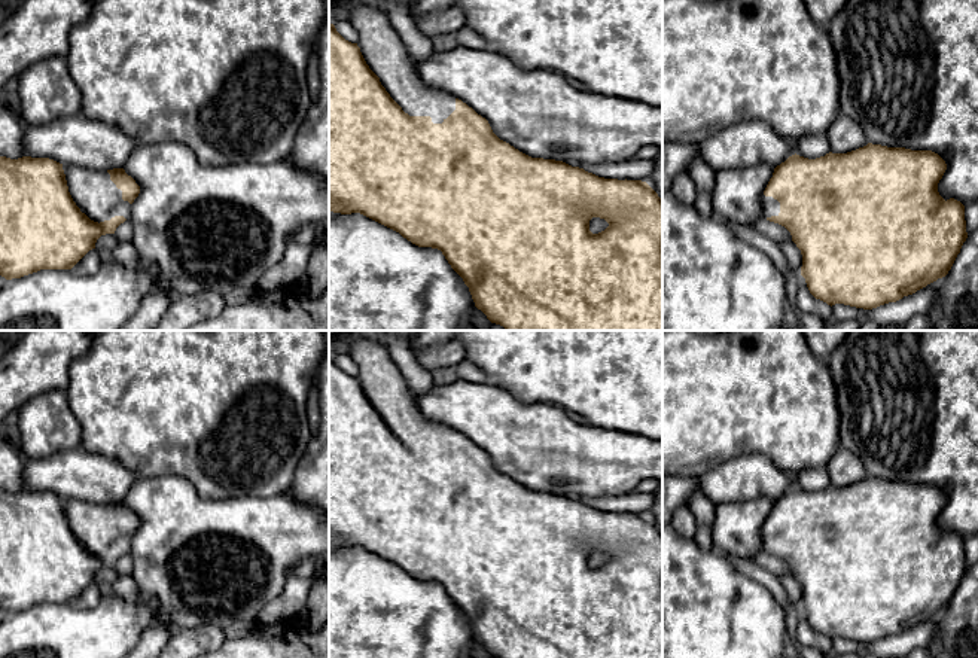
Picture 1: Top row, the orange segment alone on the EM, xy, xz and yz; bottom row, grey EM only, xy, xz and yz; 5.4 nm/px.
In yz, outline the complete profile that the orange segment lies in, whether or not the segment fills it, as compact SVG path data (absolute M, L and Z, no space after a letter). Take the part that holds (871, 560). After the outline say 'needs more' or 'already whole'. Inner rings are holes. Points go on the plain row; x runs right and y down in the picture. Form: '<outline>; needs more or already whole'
M868 476L847 487L826 487L808 493L789 490L774 502L764 527L764 552L784 560L801 584L801 609L810 627L828 639L844 637L872 643L913 628L942 612L951 603L968 572L965 539L944 533L938 517L947 503L945 494L932 484L911 484Z; needs more

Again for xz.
M356 339L348 351L359 374L345 374L329 356L329 545L360 546L418 581L442 585L451 601L469 621L475 640L496 658L662 658L662 533L642 514L604 512L563 494L531 491L500 473L488 454L461 433L426 418L390 357L386 342ZM604 552L609 560L592 567L589 554Z; needs more

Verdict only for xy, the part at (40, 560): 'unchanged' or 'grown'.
grown

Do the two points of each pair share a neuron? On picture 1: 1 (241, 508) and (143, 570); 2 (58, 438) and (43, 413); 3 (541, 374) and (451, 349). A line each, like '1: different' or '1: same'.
1: same
2: same
3: different

